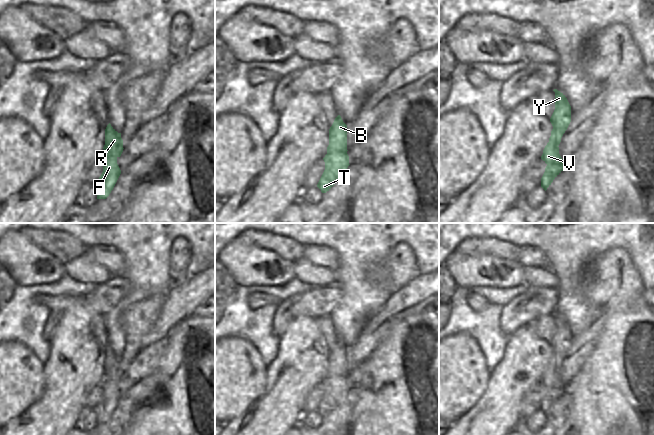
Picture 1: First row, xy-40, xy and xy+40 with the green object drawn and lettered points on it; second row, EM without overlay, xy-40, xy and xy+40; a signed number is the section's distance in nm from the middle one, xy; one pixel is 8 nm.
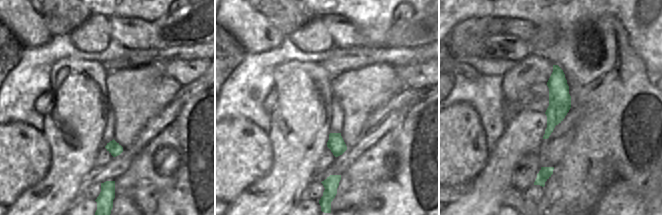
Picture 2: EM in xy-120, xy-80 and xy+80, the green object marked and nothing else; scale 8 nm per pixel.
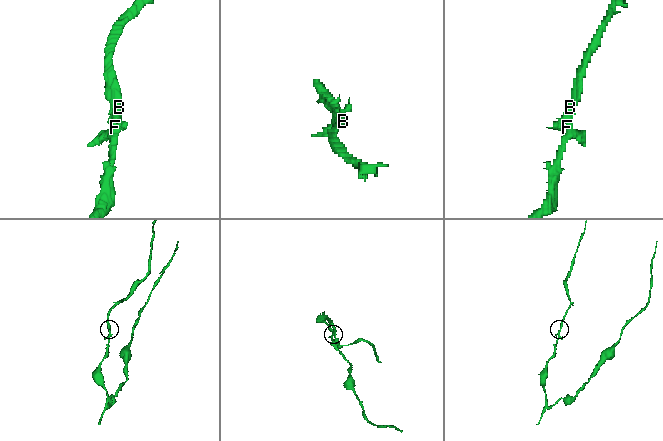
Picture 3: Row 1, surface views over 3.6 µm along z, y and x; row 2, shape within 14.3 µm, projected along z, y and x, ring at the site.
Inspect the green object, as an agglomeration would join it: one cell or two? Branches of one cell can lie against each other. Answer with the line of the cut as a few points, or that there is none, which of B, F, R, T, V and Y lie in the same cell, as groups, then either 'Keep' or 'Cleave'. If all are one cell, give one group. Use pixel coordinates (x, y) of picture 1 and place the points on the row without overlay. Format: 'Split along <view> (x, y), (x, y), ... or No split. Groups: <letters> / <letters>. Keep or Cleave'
No split. Groups: B F R T V Y. Keep

